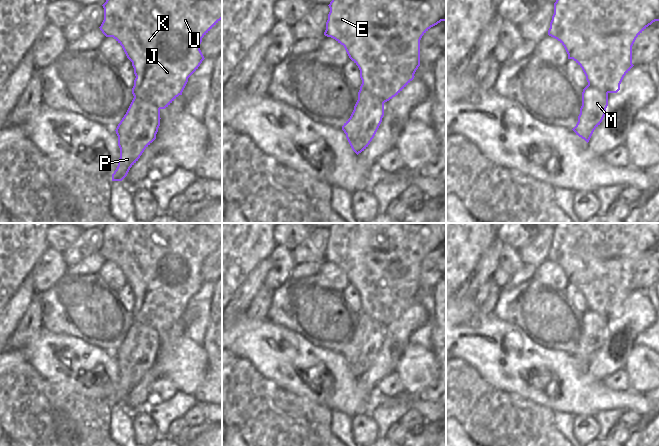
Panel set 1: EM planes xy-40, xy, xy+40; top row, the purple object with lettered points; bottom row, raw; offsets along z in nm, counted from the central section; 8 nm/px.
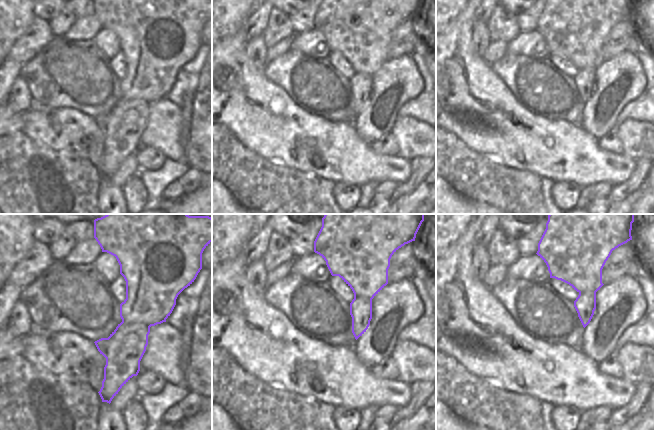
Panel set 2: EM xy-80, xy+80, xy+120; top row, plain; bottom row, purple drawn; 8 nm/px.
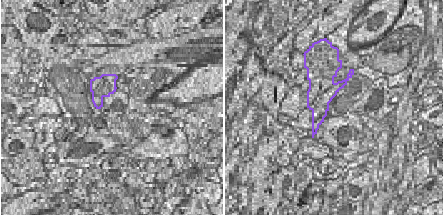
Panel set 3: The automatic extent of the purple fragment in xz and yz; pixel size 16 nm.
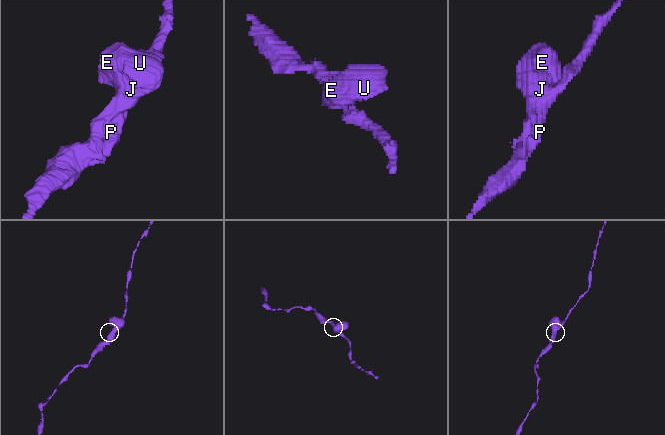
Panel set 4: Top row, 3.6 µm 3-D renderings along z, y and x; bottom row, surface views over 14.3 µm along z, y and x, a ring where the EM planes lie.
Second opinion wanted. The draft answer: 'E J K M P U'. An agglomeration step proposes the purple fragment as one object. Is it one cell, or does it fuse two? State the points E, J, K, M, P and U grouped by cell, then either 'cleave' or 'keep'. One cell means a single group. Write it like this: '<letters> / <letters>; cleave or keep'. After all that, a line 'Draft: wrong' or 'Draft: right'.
E J K M P U; keep
Draft: right

